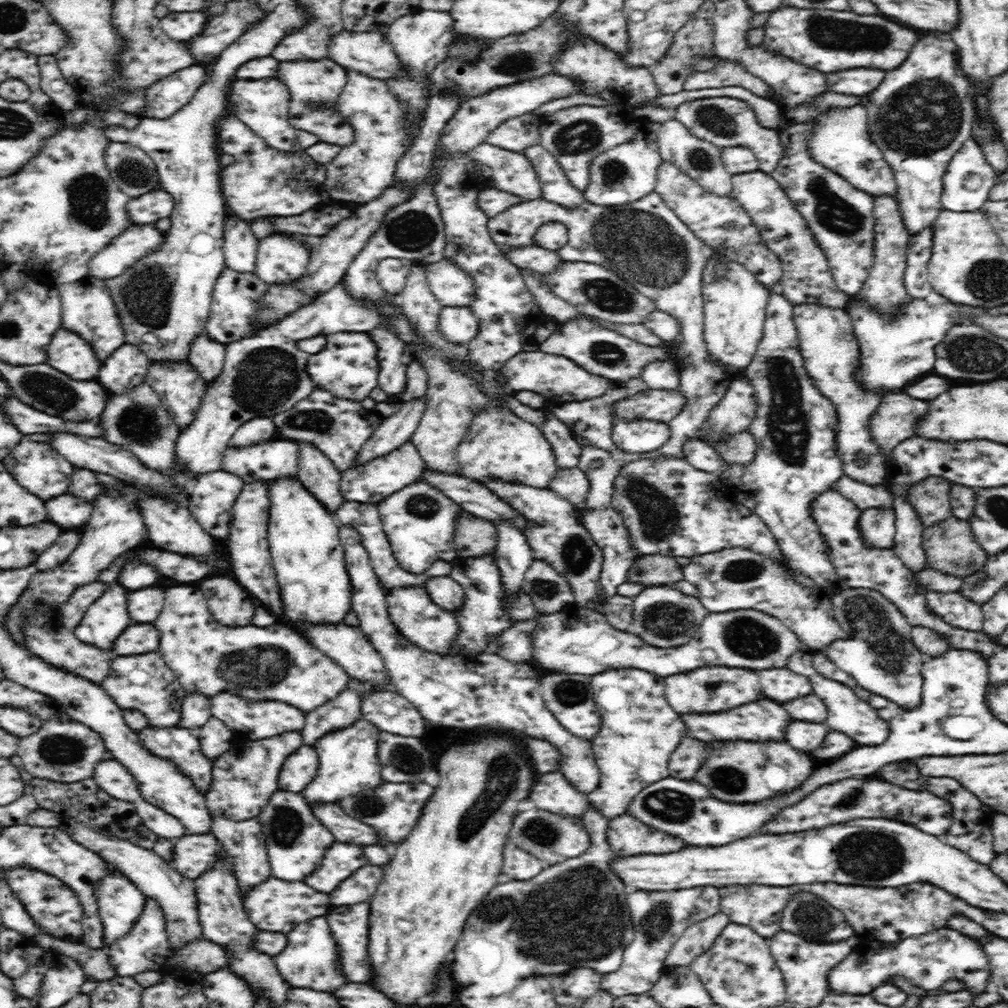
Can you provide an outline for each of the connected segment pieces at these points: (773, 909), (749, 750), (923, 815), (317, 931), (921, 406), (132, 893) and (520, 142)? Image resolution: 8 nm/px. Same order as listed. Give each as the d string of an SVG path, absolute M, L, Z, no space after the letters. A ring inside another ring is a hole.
M750 884L748 888L740 888L738 885L722 886L719 888L721 912L724 913L732 923L743 924L754 929L760 936L769 941L776 932L781 930L781 912L787 905L788 898L792 892L796 892L796 886L790 888L764 888L763 884Z
M714 742L714 752L696 772L700 780L718 800L732 804L756 804L778 793L794 792L814 772L817 764L808 753L788 746L787 742Z
M847 778L837 780L832 784L819 786L808 793L796 804L778 811L766 824L760 828L762 834L786 834L820 830L833 824L842 824L860 817L876 817L896 820L904 824L912 824L922 832L940 836L946 834L952 826L952 806L930 794L930 792L912 792L898 788L880 780L862 780L862 778Z
M324 916L304 921L285 935L286 946L273 960L280 976L292 987L316 988L320 992L328 992L346 984L346 980L340 976L340 968L336 968L336 943L330 936L330 928Z
M892 394L882 398L882 402L871 417L870 435L880 447L884 460L888 460L897 444L916 434L916 424L928 412L928 402L908 394Z
M112 868L102 884L96 884L96 898L106 947L124 938L140 918L147 897L119 870Z
M533 113L516 116L492 131L486 143L511 151L524 153L530 146L540 144L541 117Z

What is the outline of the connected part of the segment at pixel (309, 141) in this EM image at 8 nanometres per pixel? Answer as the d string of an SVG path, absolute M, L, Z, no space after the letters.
M238 80L236 84L230 86L230 112L236 115L256 136L259 136L268 147L286 153L305 152L310 146L314 146L321 140L316 140L317 136L305 130L296 130L288 122L288 102L290 102L290 92L288 88L276 80Z

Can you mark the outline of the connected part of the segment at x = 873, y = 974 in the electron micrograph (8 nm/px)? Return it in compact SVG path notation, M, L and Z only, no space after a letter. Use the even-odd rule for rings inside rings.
M940 928L918 937L910 937L898 942L869 940L868 945L859 945L842 962L828 973L829 990L838 994L867 995L881 984L893 982L894 975L908 978L913 986L926 992L936 992L956 985L970 989L976 994L990 990L990 966L984 948L972 937Z

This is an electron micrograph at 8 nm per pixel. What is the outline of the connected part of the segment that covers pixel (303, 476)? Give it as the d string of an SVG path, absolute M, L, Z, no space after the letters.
M305 442L296 443L300 449L296 479L335 516L346 501L340 491L341 471L320 449Z

